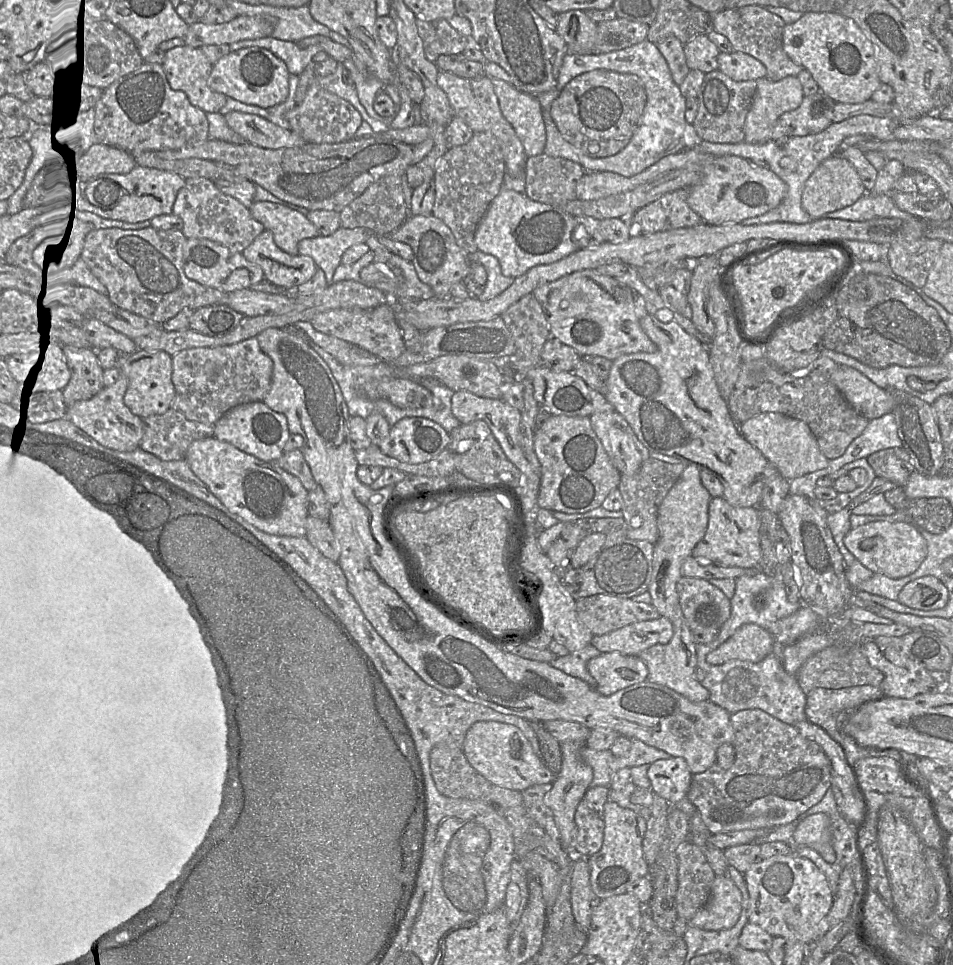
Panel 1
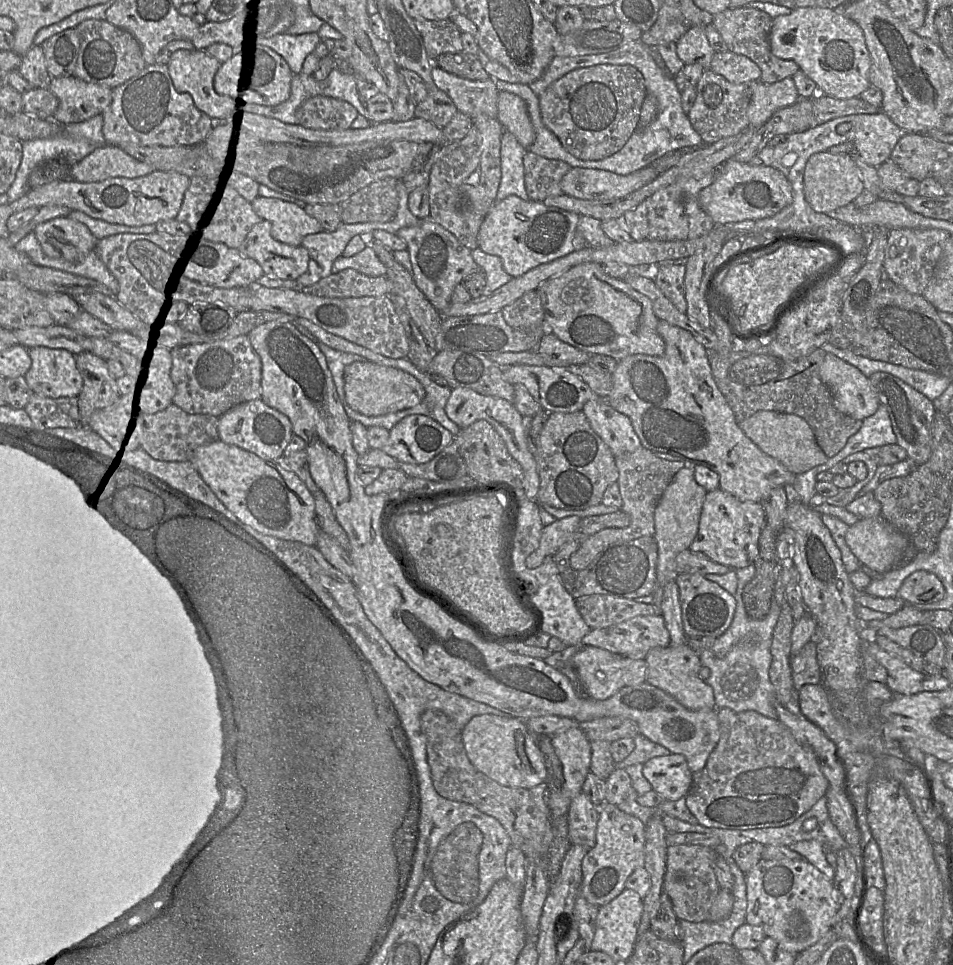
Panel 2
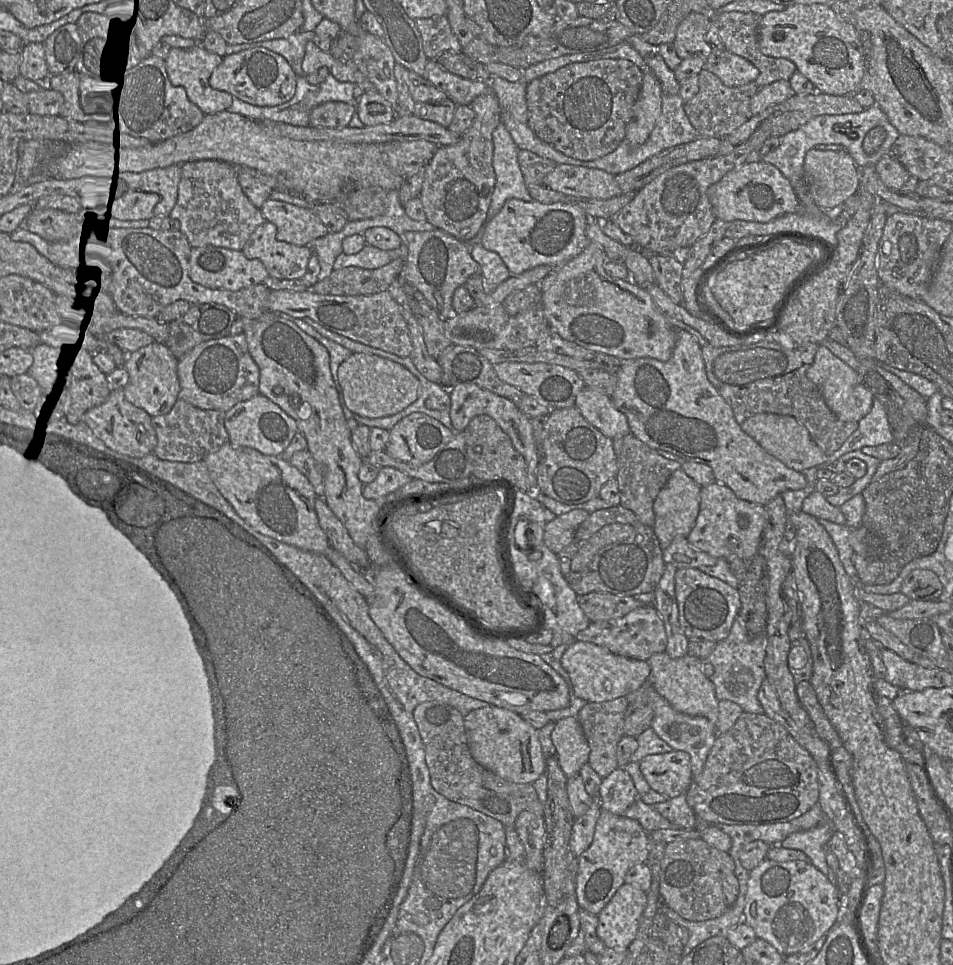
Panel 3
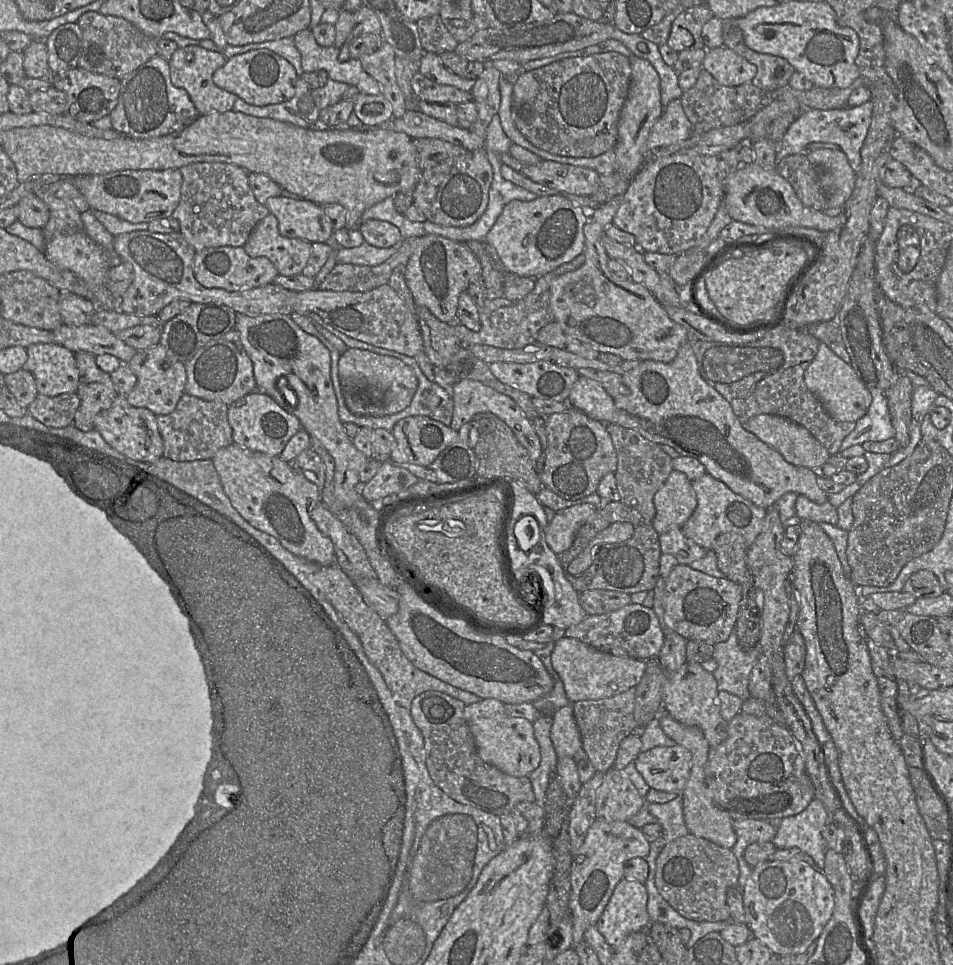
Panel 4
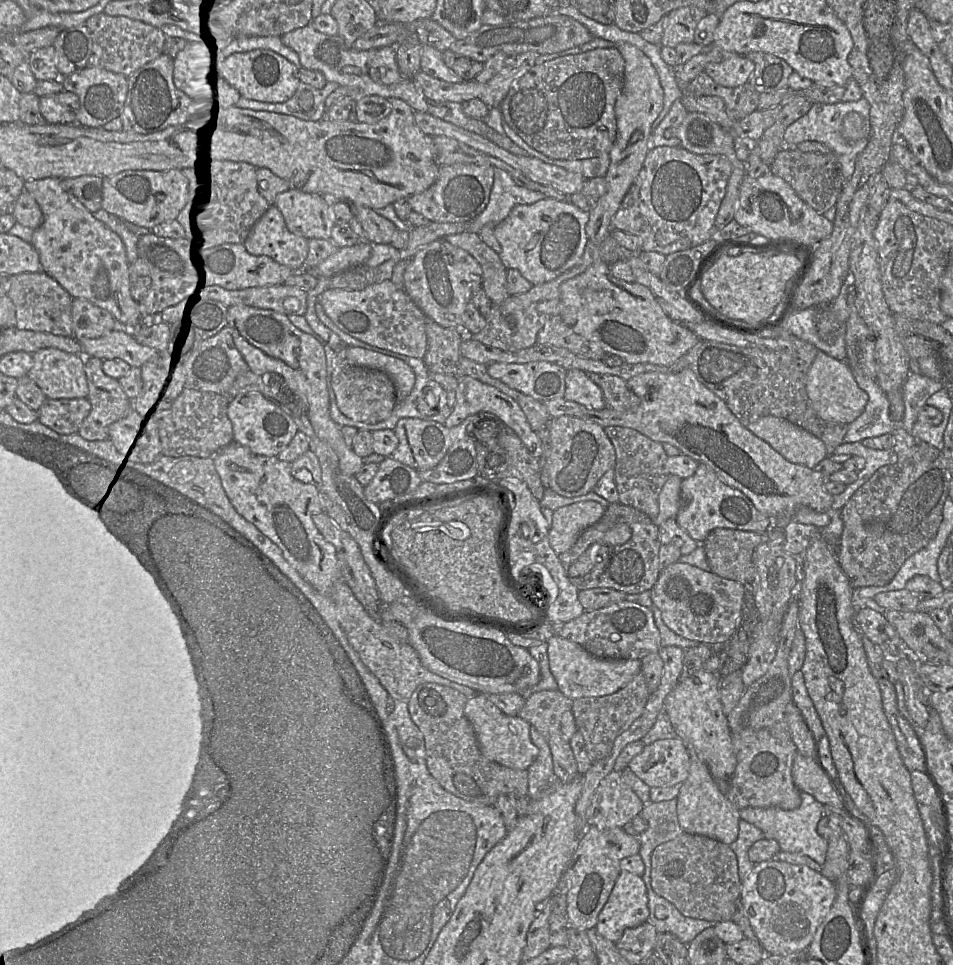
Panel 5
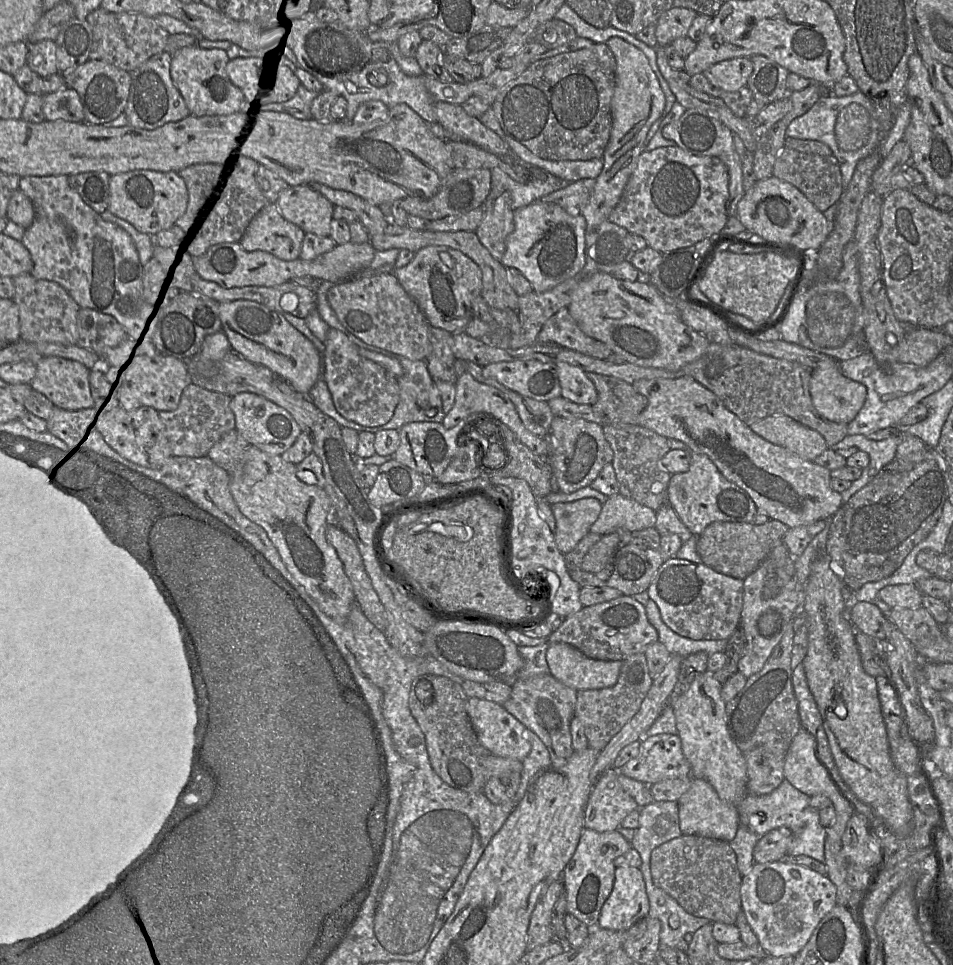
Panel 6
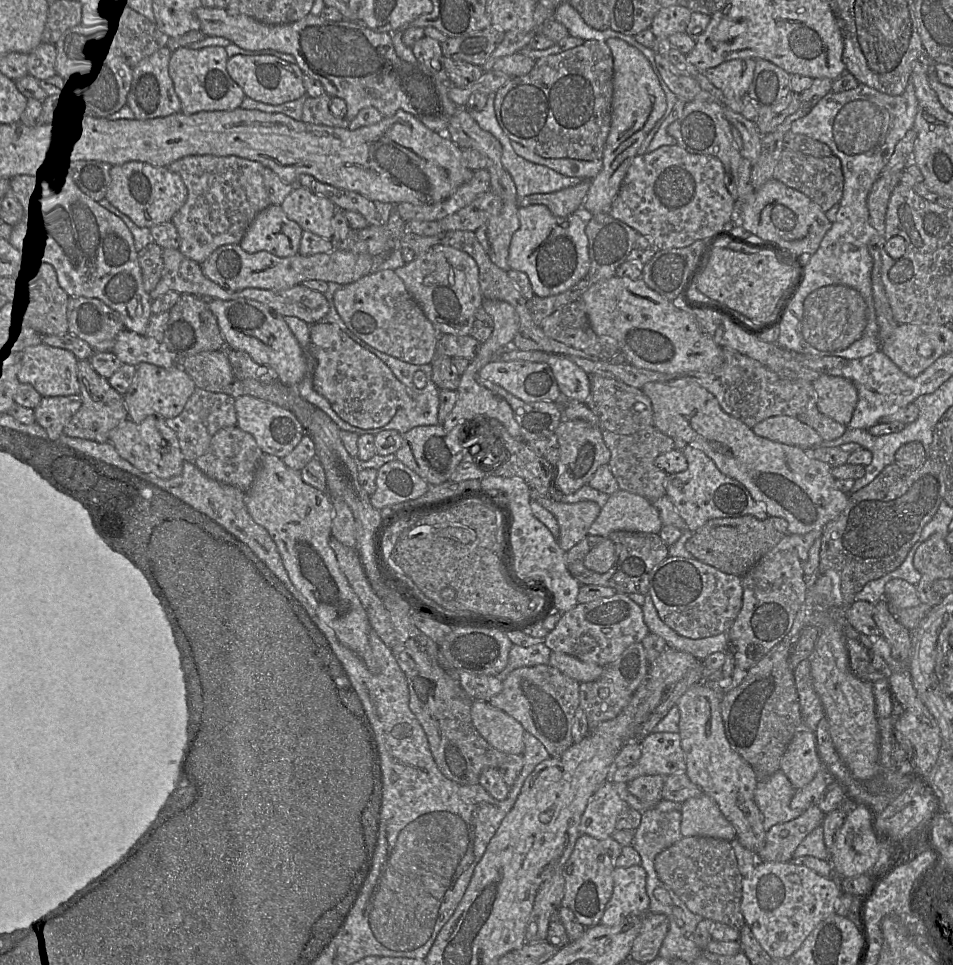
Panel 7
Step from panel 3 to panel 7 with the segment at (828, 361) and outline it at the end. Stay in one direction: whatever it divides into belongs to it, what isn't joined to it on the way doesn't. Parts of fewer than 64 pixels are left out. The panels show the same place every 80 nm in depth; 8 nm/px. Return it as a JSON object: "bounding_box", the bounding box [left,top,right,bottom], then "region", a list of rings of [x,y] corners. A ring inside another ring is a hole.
{"bounding_box":[812,373,858,426],"region":[[[821,373],[812,382],[821,413],[848,426],[858,401],[858,392],[850,380]]]}

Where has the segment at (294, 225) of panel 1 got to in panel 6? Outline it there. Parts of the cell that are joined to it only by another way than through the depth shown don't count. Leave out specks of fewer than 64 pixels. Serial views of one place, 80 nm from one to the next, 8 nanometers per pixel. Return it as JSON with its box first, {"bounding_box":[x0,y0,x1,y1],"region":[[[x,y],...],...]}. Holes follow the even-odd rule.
{"bounding_box":[276,186,334,237],"region":[[[311,186],[289,187],[280,193],[276,205],[281,215],[305,234],[330,237],[334,205]]]}

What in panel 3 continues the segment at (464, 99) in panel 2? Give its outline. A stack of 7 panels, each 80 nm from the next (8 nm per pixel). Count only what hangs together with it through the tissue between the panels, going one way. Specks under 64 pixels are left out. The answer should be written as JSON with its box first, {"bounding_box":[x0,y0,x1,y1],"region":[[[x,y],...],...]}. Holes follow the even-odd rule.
{"bounding_box":[425,59,489,105],"region":[[[428,59],[425,67],[425,79],[437,89],[443,91],[457,105],[470,105],[472,101],[489,89],[489,83],[464,79],[443,69],[434,59]]]}

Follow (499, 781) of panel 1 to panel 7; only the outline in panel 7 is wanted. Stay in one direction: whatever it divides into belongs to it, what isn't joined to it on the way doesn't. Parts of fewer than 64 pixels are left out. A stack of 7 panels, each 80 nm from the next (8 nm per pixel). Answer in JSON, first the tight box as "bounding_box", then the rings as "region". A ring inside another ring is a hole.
{"bounding_box":[471,700,525,755],"region":[[[473,700],[471,719],[479,734],[495,749],[508,755],[524,755],[525,729],[516,719],[482,700]]]}

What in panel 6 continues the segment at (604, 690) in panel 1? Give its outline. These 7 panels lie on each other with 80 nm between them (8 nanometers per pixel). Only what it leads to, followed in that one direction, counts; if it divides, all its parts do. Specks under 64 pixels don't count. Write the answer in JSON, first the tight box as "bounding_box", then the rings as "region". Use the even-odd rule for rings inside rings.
{"bounding_box":[546,642,622,691],"region":[[[563,642],[549,644],[546,660],[550,674],[576,691],[615,685],[622,666],[622,661],[588,658],[580,650]]]}

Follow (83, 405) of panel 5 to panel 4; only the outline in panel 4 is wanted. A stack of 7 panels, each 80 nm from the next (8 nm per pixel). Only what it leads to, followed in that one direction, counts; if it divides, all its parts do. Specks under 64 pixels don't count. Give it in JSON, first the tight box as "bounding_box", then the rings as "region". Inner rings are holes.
{"bounding_box":[27,393,81,428],"region":[[[38,393],[27,408],[44,425],[64,428],[74,425],[75,414],[80,405],[81,399],[77,393],[64,393],[56,397]]]}

